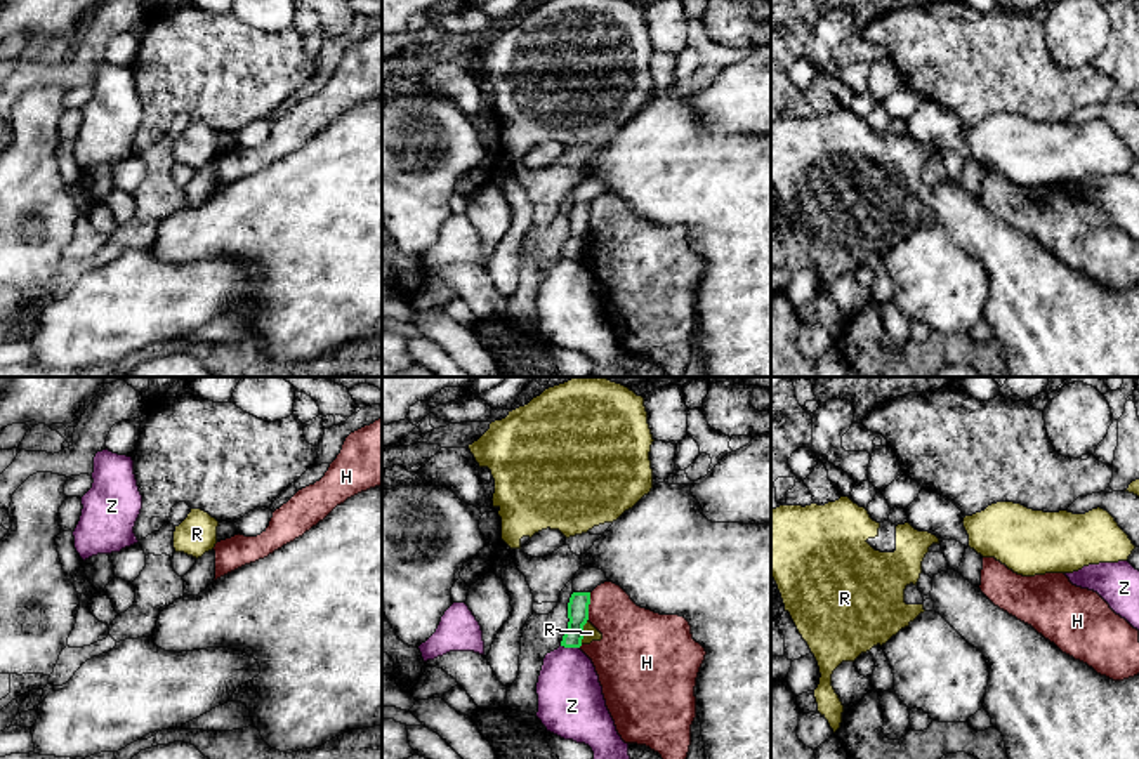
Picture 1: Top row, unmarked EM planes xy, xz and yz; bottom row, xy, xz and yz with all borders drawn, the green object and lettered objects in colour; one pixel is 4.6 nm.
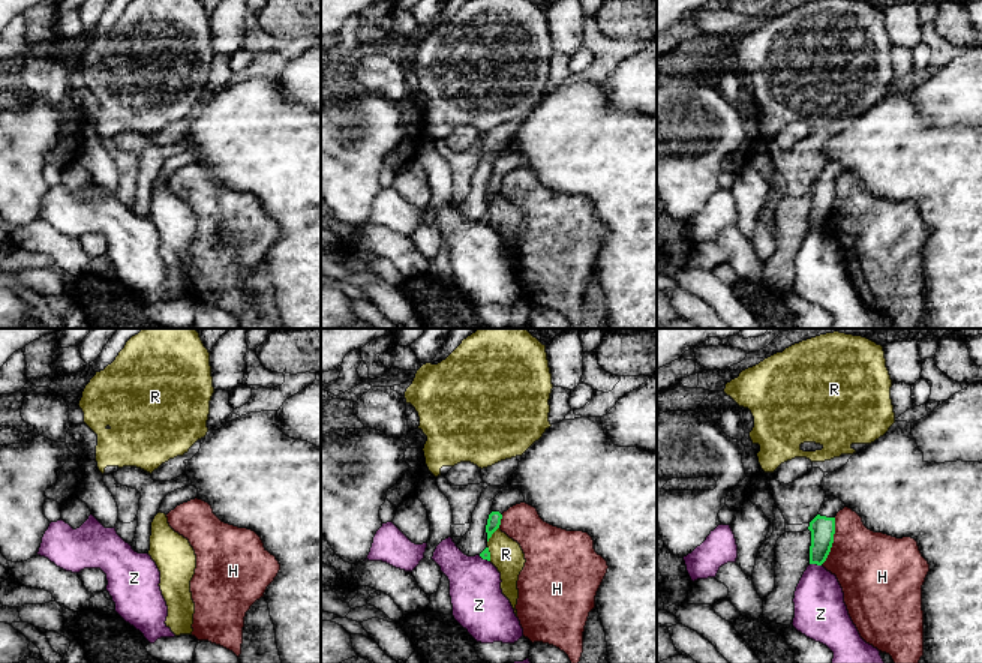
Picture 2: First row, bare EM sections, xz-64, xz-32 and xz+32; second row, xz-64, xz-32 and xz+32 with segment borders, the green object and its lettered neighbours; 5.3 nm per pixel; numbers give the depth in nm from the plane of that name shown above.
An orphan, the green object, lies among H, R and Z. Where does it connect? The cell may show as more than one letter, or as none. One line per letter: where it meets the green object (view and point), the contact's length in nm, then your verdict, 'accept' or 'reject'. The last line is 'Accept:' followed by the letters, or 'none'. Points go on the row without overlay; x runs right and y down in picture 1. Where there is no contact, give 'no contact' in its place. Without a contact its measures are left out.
H: xz (587, 217) | 130 nm | reject
R: xz (582, 242) | 120 nm | reject
Z: xz (570, 257) | 90 nm | reject
Accept: none

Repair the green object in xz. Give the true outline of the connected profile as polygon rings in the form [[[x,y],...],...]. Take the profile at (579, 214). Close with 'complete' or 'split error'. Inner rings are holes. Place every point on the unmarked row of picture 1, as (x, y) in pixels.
[[[582,177],[573,189],[573,205],[568,214],[568,241],[561,257],[580,259],[583,250],[583,236],[589,231],[590,203],[608,193],[606,184],[599,179]]]; split error

